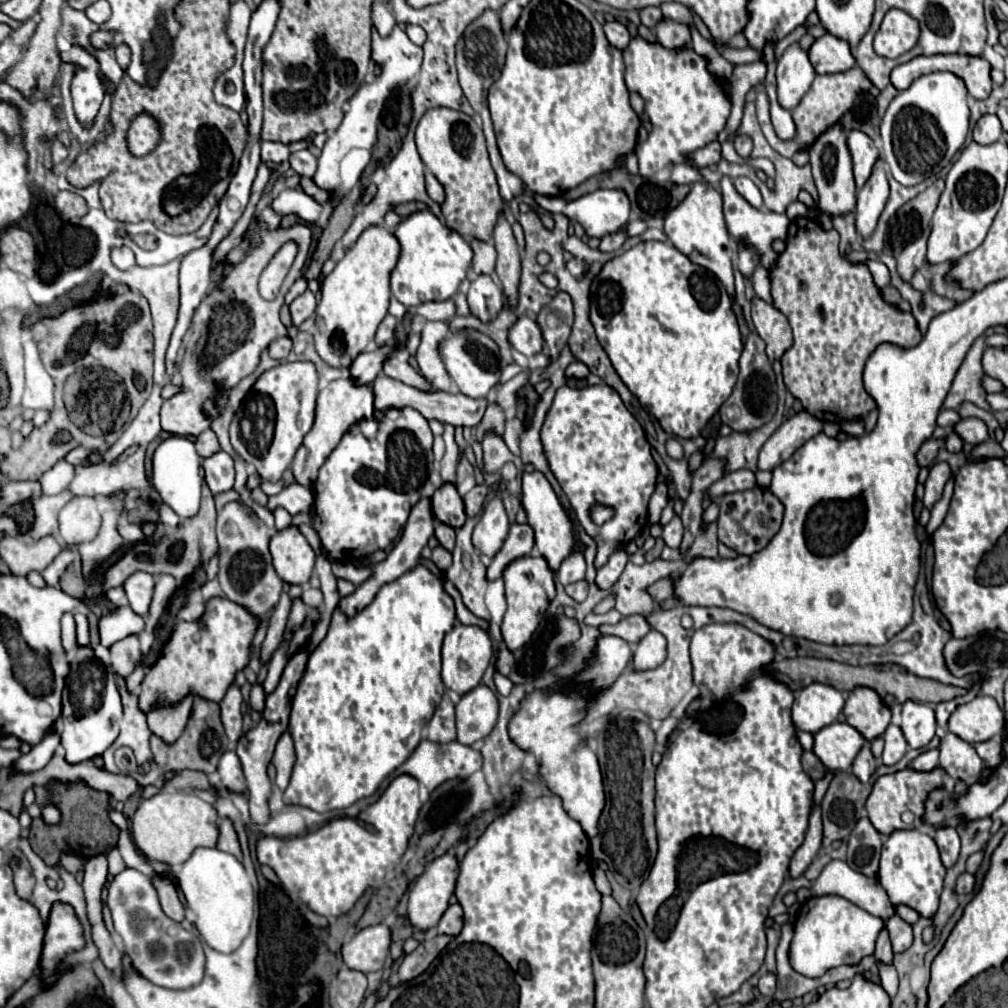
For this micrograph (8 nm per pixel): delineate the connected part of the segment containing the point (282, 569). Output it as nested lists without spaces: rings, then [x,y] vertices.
[[[297,527],[279,531],[271,539],[269,547],[273,555],[273,567],[285,583],[303,585],[309,581],[315,565],[315,553]]]

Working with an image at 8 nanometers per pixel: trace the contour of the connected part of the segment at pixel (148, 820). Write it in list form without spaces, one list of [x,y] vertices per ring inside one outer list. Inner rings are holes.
[[[161,791],[149,799],[143,799],[131,821],[131,831],[137,847],[153,861],[167,865],[185,863],[197,847],[215,847],[219,829],[215,825],[215,809],[197,795],[179,791]]]

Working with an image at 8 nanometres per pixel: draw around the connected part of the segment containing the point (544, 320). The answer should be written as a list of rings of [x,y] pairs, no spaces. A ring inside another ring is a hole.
[[[557,293],[551,303],[547,303],[537,313],[537,325],[541,327],[543,341],[545,341],[545,353],[551,359],[557,359],[561,349],[567,343],[567,337],[571,333],[573,325],[573,303],[567,293]]]

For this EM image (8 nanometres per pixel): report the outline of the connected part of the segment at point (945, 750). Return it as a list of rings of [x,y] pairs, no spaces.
[[[947,733],[947,737],[941,739],[939,751],[941,751],[939,765],[949,777],[973,783],[981,775],[983,761],[975,753],[975,749],[957,735]]]

